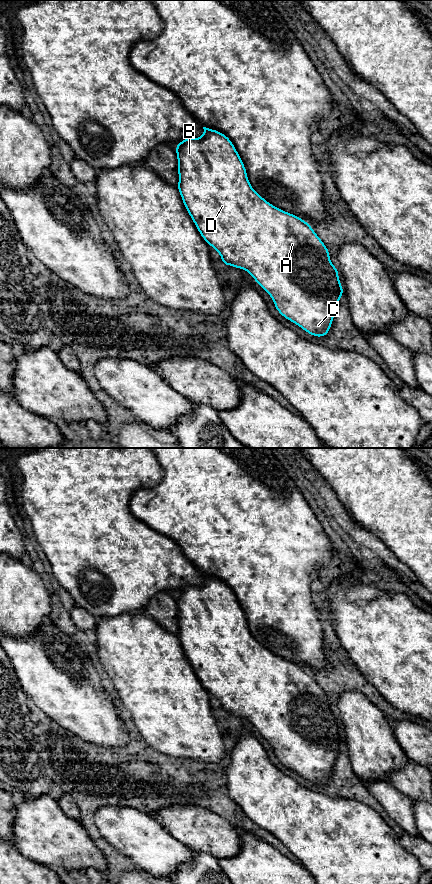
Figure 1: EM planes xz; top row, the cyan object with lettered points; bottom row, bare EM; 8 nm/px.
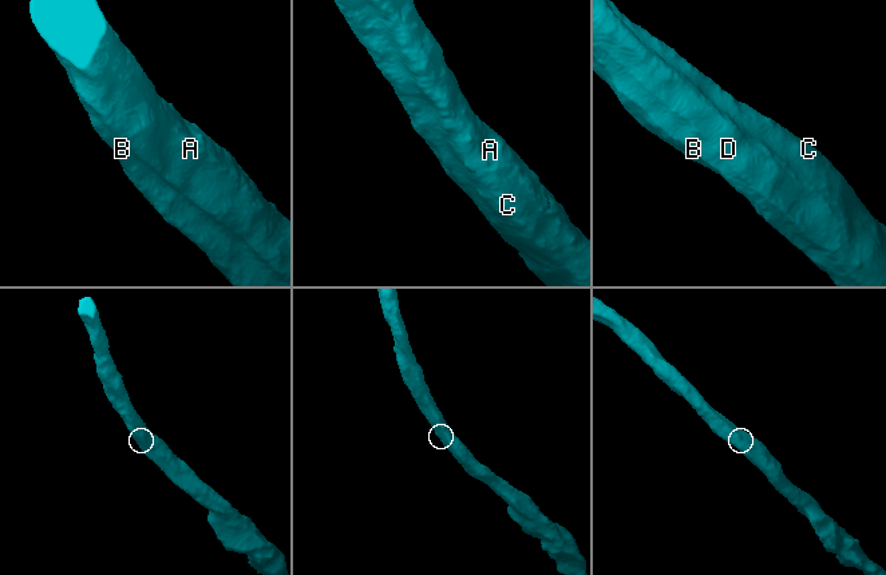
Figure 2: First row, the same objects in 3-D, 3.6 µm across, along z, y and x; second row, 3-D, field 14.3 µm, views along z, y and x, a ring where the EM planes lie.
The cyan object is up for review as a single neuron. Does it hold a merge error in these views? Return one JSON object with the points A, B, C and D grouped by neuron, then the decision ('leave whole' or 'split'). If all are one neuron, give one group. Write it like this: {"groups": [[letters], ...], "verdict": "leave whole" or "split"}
{"groups": [["A", "B", "C", "D"]], "verdict": "leave whole"}

